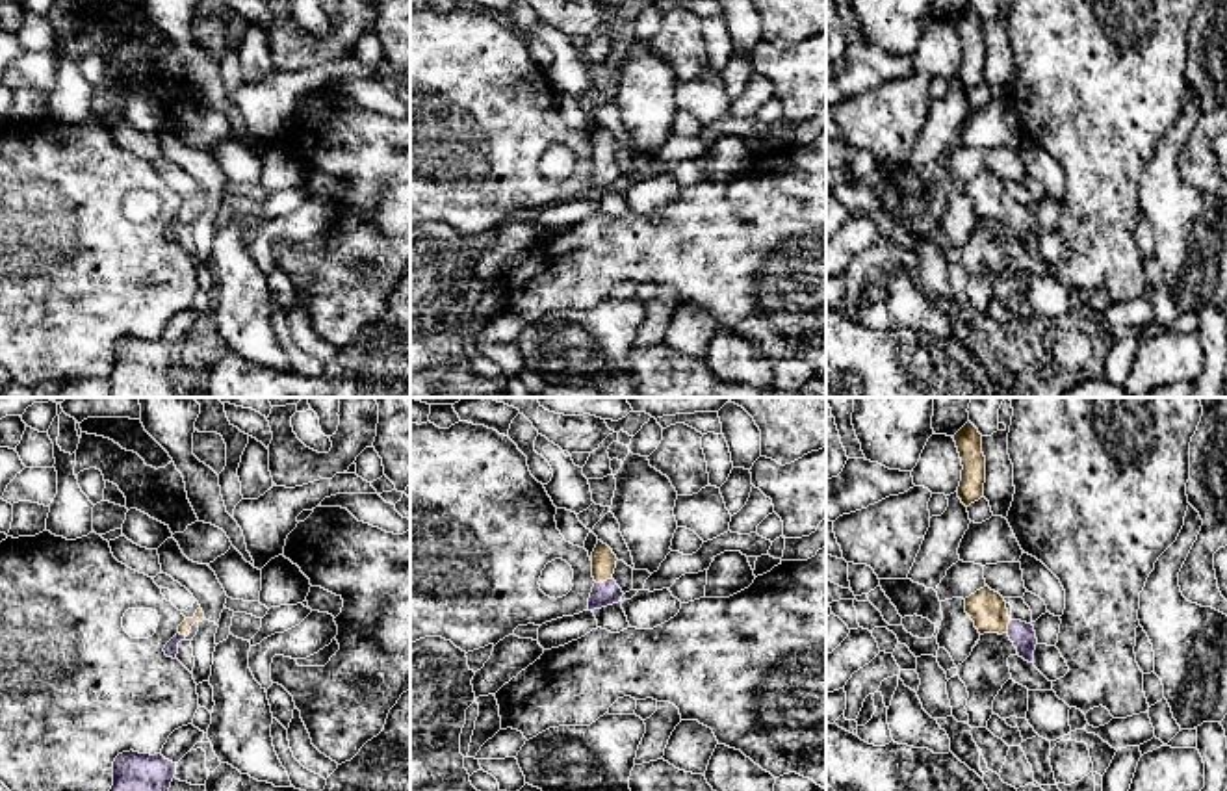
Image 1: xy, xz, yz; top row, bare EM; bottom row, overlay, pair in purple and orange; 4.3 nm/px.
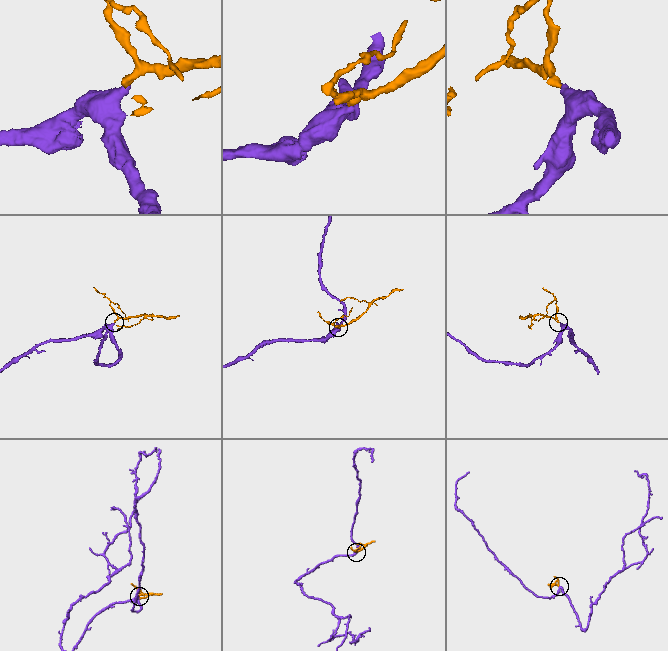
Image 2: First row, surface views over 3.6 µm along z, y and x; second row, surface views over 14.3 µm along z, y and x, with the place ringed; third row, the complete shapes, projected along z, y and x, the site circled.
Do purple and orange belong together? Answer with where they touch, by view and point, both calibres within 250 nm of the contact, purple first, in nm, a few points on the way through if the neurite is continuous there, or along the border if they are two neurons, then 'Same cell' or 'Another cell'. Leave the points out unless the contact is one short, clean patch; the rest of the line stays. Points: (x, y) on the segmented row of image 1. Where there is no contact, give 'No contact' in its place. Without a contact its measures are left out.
Touches purple at xy (190, 632). Thickness 60 nm (purple) against 50 nm. Path across: xy (171, 648), (180, 635), (190, 632), (184, 628). Same cell

